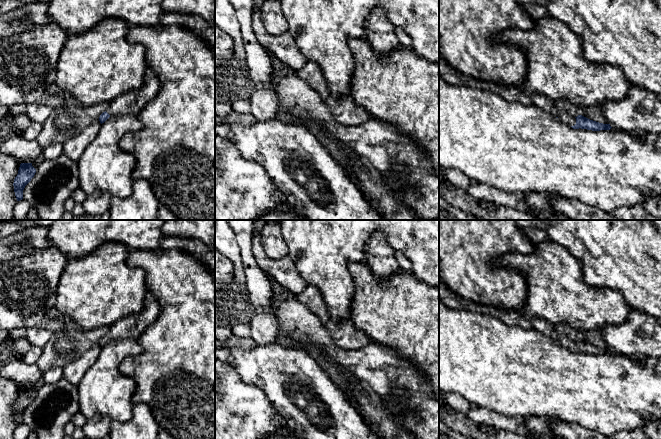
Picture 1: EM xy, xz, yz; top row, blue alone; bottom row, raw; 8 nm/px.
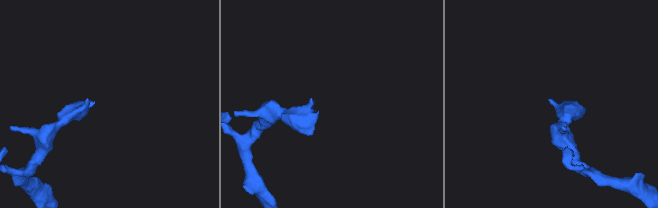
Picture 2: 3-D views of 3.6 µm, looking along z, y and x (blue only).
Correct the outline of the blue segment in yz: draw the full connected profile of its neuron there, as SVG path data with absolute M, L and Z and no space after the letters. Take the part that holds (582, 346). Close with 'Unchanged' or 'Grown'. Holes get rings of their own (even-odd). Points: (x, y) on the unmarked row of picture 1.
M535 318L532 319L533 329L547 334L550 338L555 341L558 341L560 345L571 350L573 353L587 353L592 355L600 354L610 354L612 351L610 348L603 348L593 344L590 344L582 339L573 341L568 337L559 334L556 331L556 328L551 323L547 322L545 319Z. Grown

